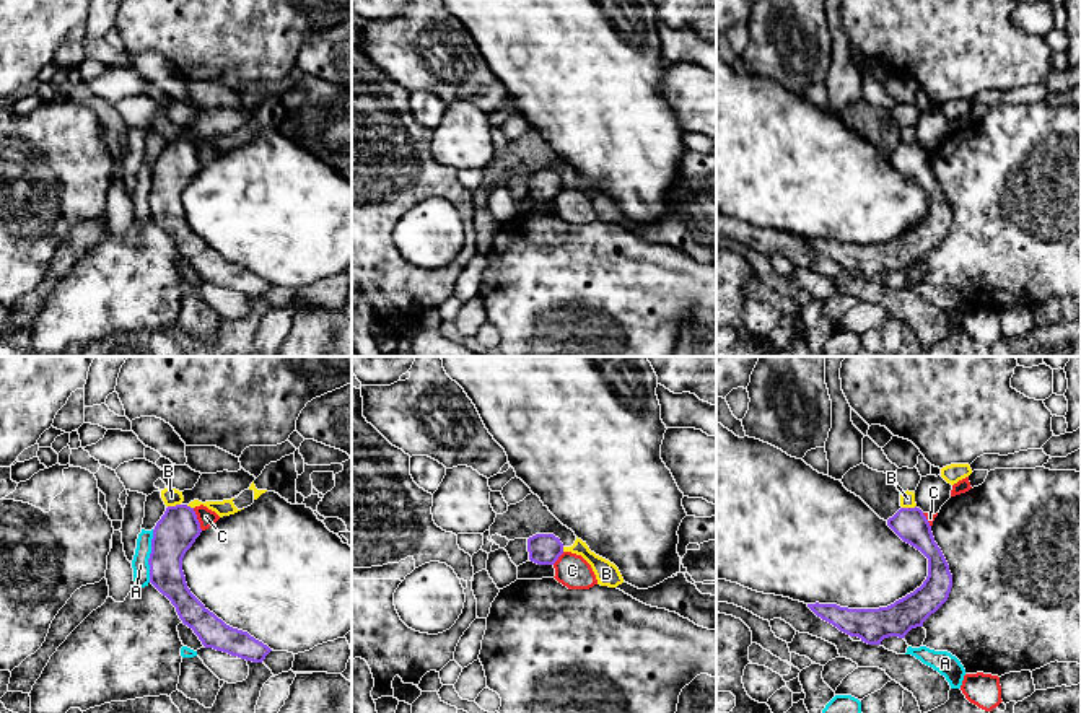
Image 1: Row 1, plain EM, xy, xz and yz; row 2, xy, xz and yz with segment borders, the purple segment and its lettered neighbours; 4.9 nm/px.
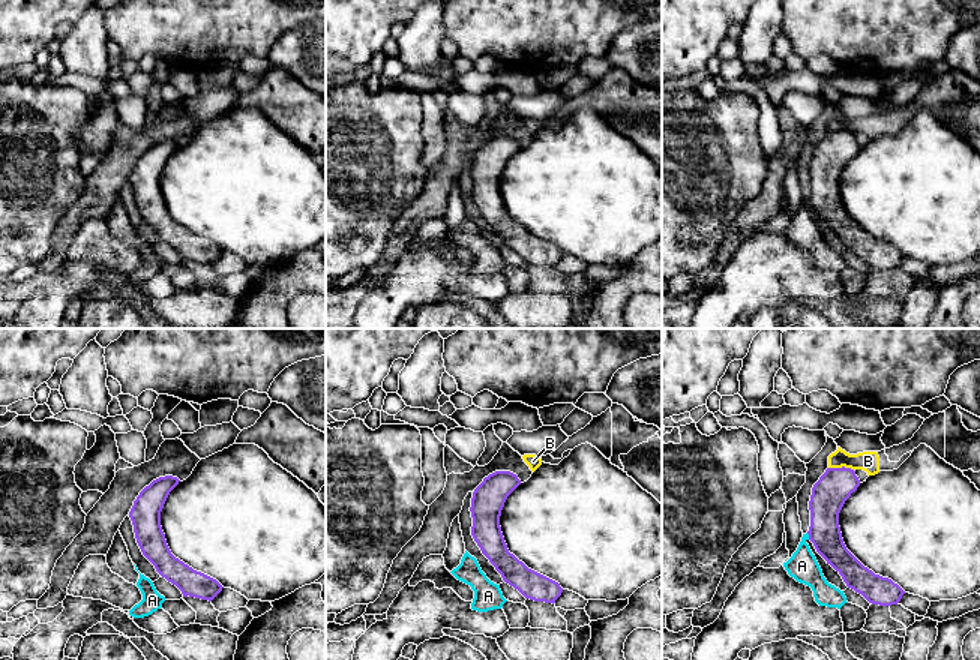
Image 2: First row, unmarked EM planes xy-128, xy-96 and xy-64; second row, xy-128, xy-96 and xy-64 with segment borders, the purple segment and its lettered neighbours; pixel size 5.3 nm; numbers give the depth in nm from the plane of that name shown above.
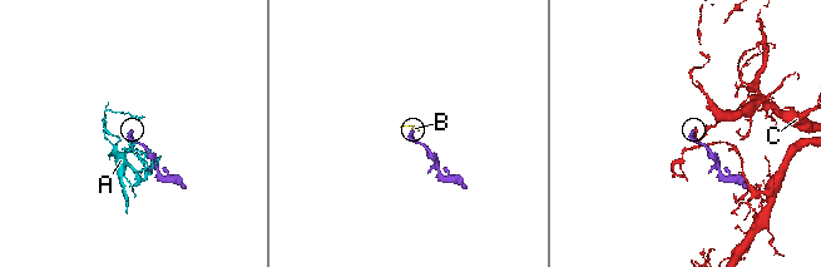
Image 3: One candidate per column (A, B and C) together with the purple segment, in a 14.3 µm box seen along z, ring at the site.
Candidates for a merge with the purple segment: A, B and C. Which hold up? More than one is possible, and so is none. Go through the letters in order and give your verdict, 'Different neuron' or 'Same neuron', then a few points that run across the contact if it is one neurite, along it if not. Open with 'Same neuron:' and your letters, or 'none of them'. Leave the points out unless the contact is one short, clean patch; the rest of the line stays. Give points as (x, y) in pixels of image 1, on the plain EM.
Same neuron: none of them
A: Different neuron. Line: xy (153, 165), (148, 217)
B: Different neuron. Line: yz (915, 140), (902, 144)
C: Different neuron

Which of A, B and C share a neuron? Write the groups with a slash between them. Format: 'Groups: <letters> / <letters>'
Groups: A / B / C

